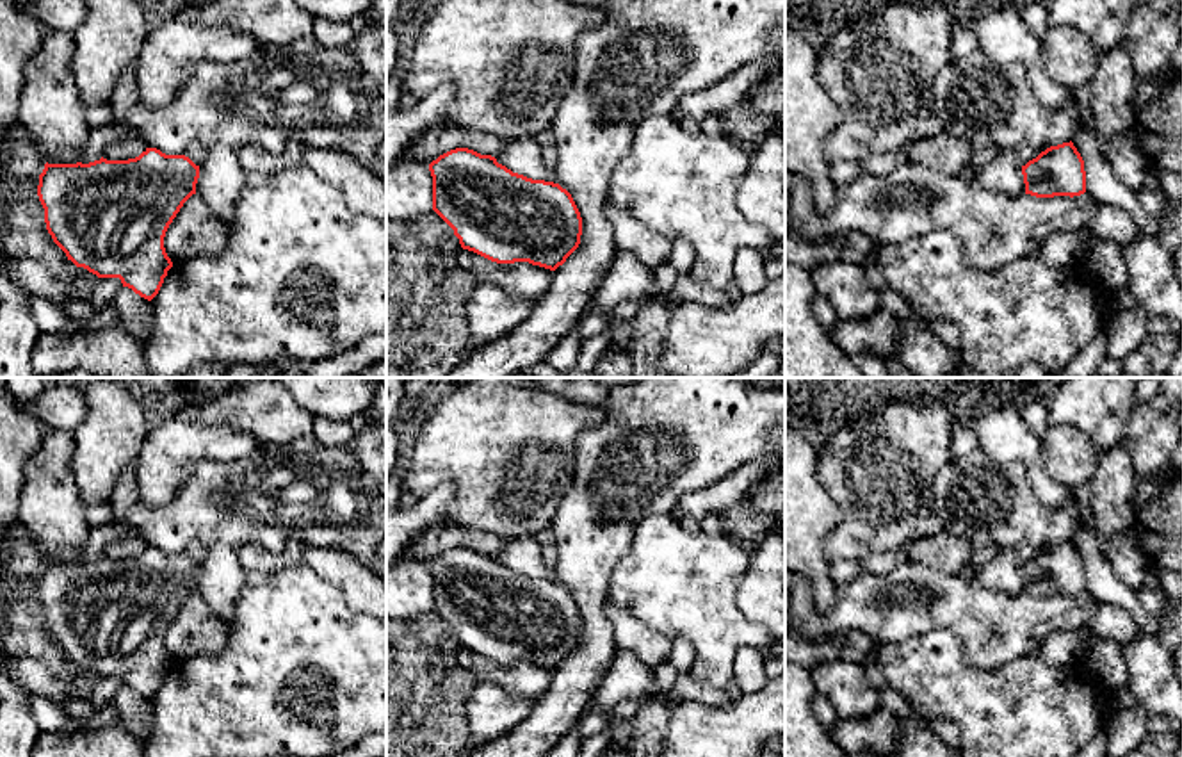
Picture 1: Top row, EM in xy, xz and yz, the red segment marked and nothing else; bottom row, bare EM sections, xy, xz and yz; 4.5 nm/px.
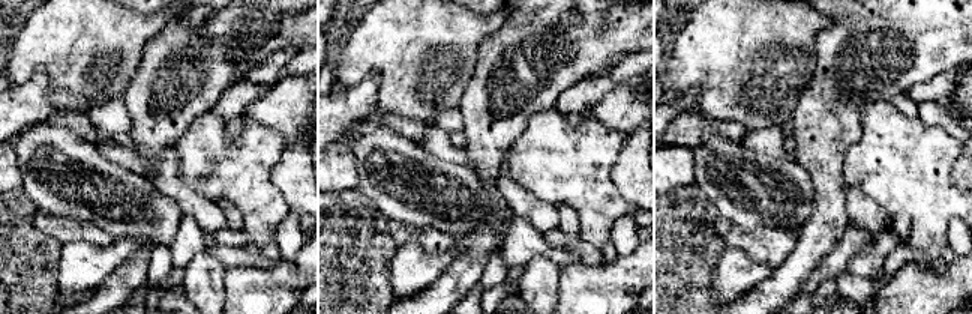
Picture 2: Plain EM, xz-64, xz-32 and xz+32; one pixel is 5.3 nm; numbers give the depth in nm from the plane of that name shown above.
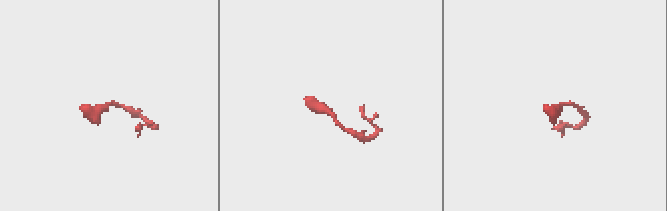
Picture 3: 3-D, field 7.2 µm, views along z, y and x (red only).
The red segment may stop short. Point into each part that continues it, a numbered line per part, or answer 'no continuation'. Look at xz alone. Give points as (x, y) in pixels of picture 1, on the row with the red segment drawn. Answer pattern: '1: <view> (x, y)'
no continuation

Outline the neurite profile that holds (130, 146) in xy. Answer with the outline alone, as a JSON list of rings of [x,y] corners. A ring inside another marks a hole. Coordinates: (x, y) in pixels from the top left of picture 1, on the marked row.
[[[137,135],[123,137],[103,150],[107,160],[128,160],[146,151],[146,142]]]

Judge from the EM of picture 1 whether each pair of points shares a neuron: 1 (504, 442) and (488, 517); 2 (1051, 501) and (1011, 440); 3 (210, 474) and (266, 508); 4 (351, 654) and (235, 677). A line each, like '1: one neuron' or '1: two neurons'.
1: one neuron
2: one neuron
3: one neuron
4: one neuron

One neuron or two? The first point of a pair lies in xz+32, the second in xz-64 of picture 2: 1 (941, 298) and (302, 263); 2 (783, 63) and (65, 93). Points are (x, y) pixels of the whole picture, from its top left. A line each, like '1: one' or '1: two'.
1: one
2: one

